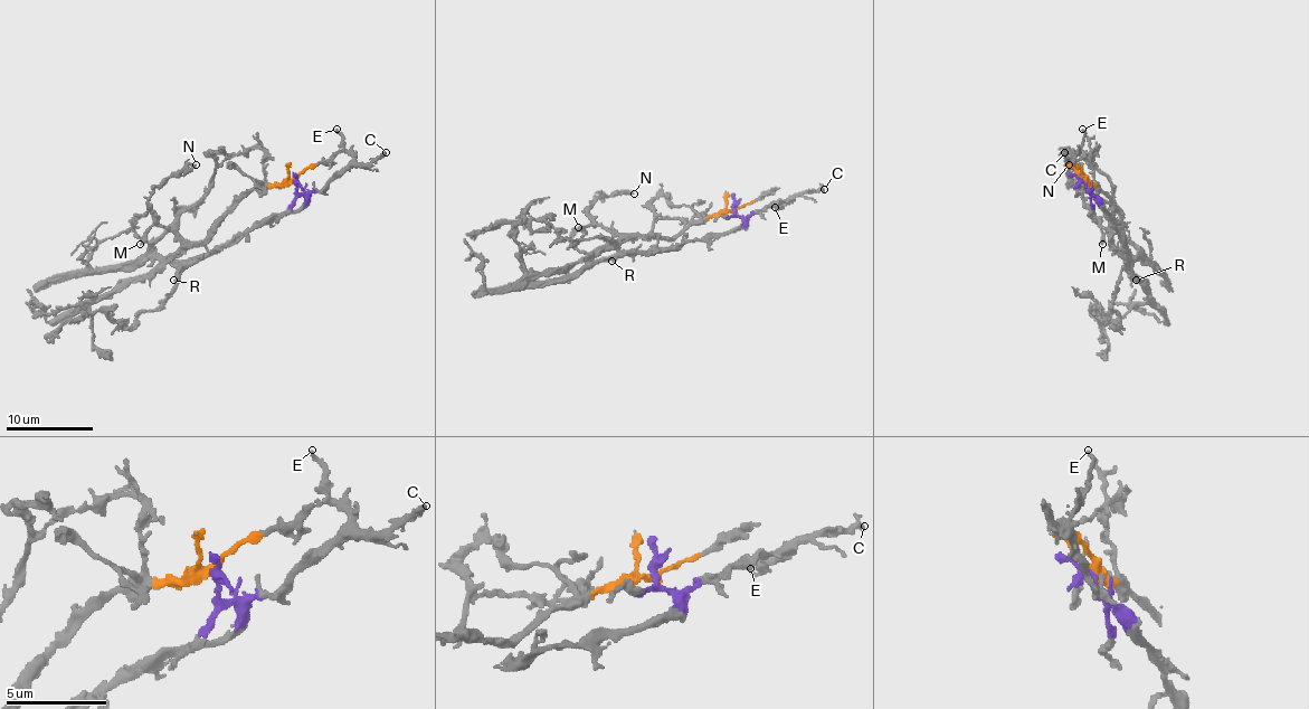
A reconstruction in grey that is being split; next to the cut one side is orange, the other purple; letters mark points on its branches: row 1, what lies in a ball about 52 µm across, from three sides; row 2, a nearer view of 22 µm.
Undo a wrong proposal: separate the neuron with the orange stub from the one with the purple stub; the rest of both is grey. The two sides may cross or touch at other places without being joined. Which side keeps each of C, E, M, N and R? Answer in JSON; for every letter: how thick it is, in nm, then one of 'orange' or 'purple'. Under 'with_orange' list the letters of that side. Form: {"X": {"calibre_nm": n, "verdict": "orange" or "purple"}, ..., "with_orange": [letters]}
{"C": {"calibre_nm": 280, "verdict": "purple"}, "E": {"calibre_nm": 170, "verdict": "purple"}, "M": {"calibre_nm": 260, "verdict": "orange"}, "N": {"calibre_nm": 160, "verdict": "orange"}, "R": {"calibre_nm": 200, "verdict": "purple"}, "with_orange": ["M", "N"]}

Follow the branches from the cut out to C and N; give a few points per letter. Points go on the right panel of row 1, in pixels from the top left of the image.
C: (1085, 182), (1085, 189), (1091, 194), (1065, 161), (1063, 152)
N: (1085, 182), (1093, 185), (1113, 204), (1113, 232), (1109, 240), (1107, 229), (1068, 176), (1068, 164)

